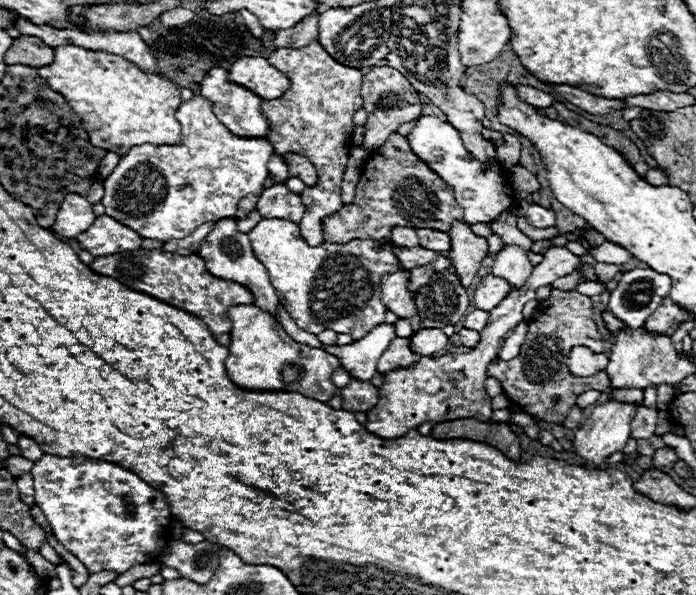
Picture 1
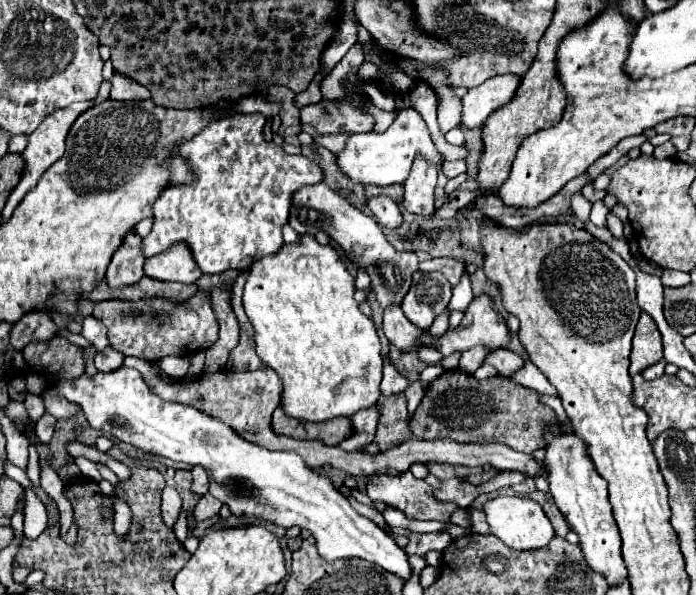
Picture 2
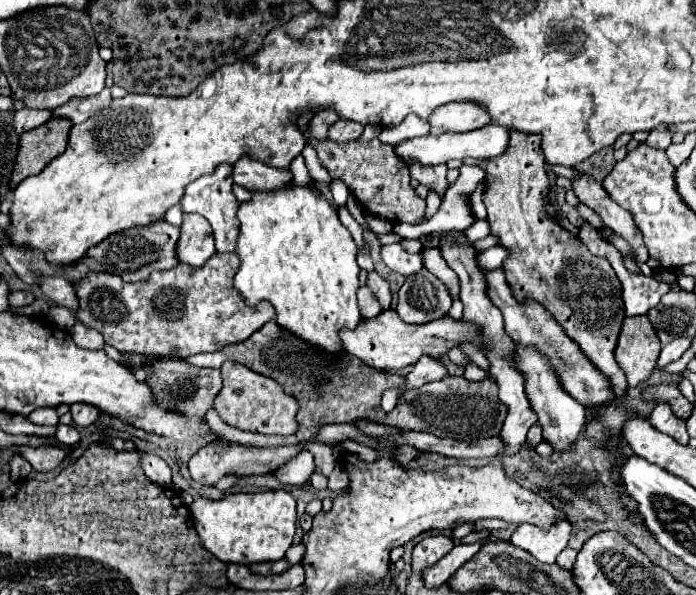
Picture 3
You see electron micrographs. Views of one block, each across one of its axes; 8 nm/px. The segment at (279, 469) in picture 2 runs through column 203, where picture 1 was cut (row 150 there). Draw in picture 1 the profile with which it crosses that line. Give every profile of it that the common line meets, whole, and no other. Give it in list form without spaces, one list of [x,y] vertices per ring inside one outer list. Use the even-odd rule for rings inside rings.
[[[420,116],[406,138],[410,142],[412,152],[416,152],[416,156],[420,156],[420,160],[424,160],[452,188],[456,202],[464,210],[466,224],[492,222],[504,210],[514,206],[516,198],[504,170],[500,166],[492,166],[488,172],[482,172],[480,162],[476,162],[468,154],[460,138],[460,132],[450,122],[444,122],[436,116]]]

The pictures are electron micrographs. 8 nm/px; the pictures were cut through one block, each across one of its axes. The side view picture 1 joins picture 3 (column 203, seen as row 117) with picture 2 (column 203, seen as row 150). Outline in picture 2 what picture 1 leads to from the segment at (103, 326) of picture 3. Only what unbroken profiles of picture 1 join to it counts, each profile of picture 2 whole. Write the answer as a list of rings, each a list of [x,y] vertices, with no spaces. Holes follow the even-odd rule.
[[[228,270],[216,276],[202,276],[198,280],[200,292],[186,304],[172,304],[164,298],[138,300],[138,302],[106,300],[106,302],[96,302],[94,316],[108,328],[110,346],[122,352],[124,356],[136,356],[148,362],[158,362],[164,356],[190,358],[198,350],[206,350],[218,340],[218,322],[208,298],[210,288],[222,282],[232,286],[238,274],[240,274],[238,270]]]

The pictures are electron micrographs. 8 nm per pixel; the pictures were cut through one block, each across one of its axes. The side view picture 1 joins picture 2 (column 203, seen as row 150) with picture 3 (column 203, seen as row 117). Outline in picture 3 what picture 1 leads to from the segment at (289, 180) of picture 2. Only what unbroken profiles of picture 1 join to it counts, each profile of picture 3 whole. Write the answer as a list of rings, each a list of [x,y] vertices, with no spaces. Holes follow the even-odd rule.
[[[232,166],[216,168],[210,176],[202,176],[198,180],[194,180],[192,184],[188,184],[186,192],[184,192],[184,198],[180,202],[184,212],[202,214],[212,224],[218,252],[232,252],[236,236],[238,236],[238,218],[236,218],[238,200],[232,194],[232,184],[234,184],[232,182]]]

